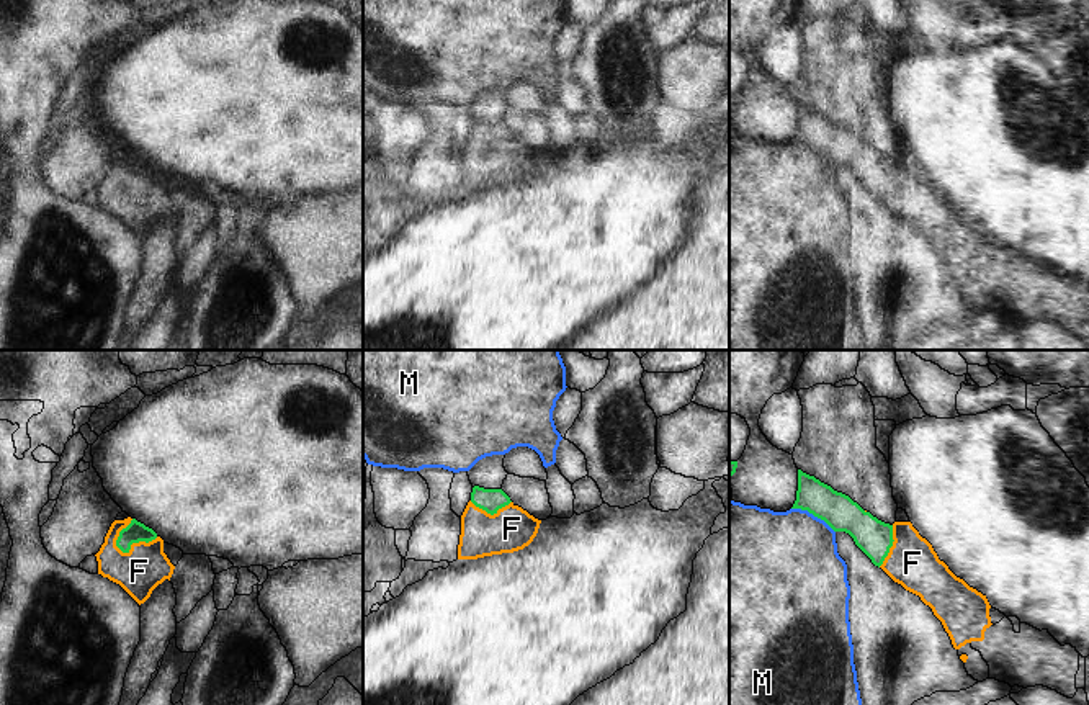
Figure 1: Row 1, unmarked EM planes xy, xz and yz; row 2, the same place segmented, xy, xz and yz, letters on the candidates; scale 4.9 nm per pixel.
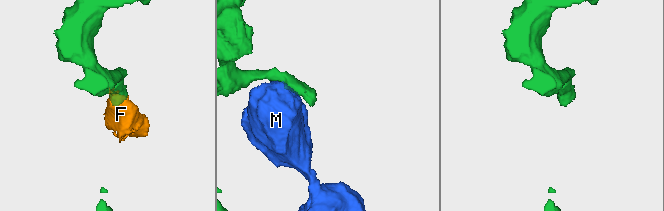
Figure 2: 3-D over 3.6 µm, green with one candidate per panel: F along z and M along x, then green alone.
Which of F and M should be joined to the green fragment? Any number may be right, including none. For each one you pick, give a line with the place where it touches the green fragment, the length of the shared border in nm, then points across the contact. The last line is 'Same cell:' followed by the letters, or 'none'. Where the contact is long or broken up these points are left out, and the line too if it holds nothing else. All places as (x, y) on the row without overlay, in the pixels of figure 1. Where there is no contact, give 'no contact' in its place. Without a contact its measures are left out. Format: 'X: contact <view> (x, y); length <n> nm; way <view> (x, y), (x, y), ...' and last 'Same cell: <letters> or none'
F: contact xy (134, 175); length 220 nm; way xy (134, 166), (134, 175), (139, 205)
Same cell: F

